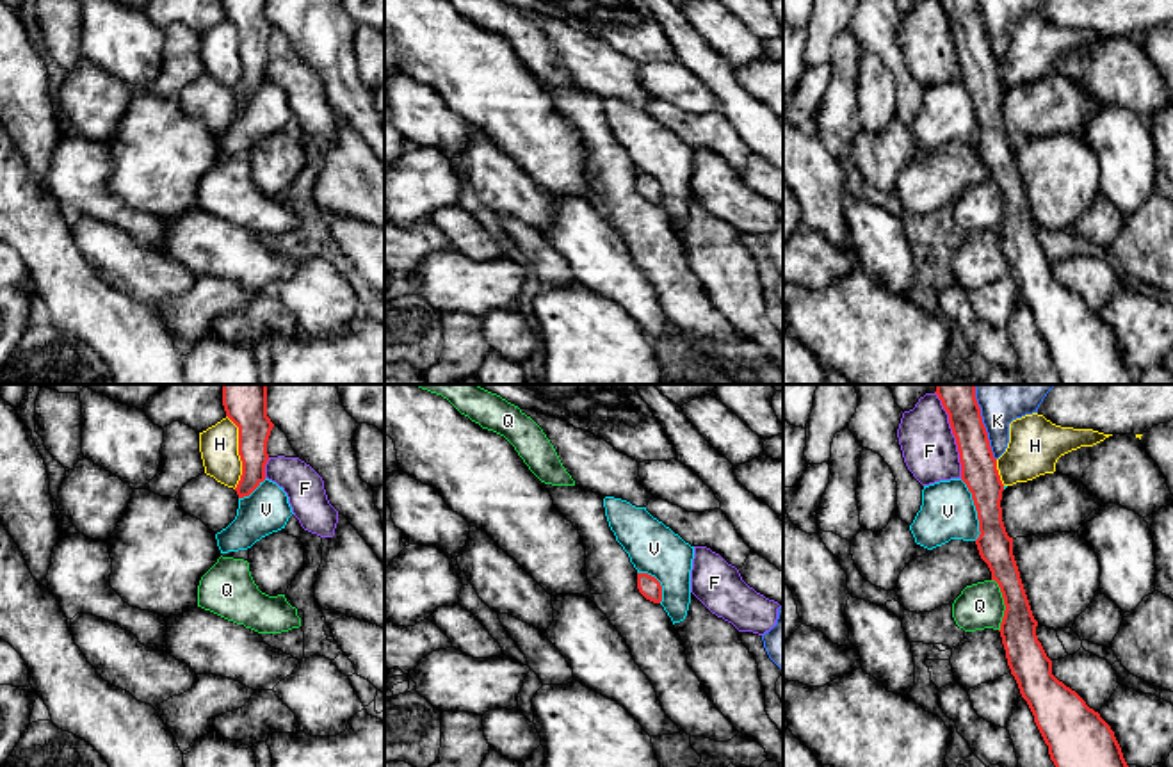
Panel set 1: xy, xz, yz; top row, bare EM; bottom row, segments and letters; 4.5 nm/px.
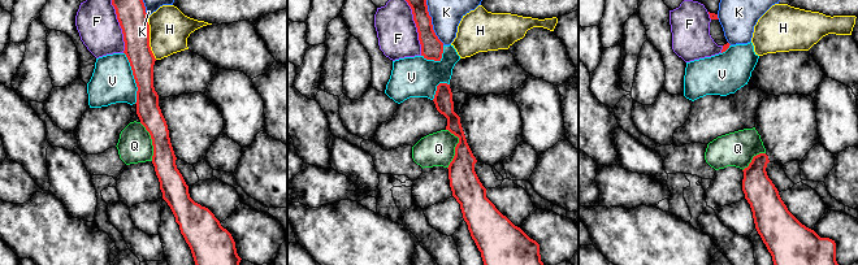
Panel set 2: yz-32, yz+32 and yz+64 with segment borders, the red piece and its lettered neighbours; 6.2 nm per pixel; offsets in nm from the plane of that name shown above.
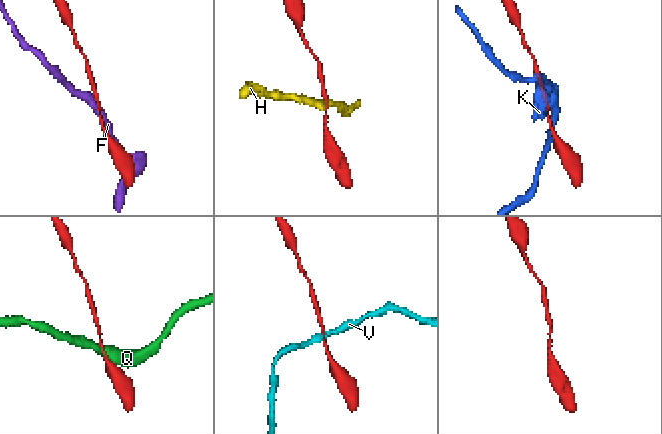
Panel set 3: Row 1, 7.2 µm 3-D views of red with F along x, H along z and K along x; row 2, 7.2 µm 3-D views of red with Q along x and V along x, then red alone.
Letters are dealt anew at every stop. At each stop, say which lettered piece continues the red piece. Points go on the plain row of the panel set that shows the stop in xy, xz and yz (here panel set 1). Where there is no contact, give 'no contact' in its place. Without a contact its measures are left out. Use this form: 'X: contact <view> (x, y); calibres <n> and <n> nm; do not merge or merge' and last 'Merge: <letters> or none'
F: contact yz (954, 38); calibres 160 and 240 nm; do not merge
H: contact xy (239, 54); calibres 160 and 180 nm; do not merge
K: contact yz (985, 31); calibres 160 and 140 nm; do not merge
Q: contact yz (1004, 205); calibres 170 and 200 nm; do not merge
V: contact yz (976, 111); calibres 160 and 240 nm; do not merge
Merge: none

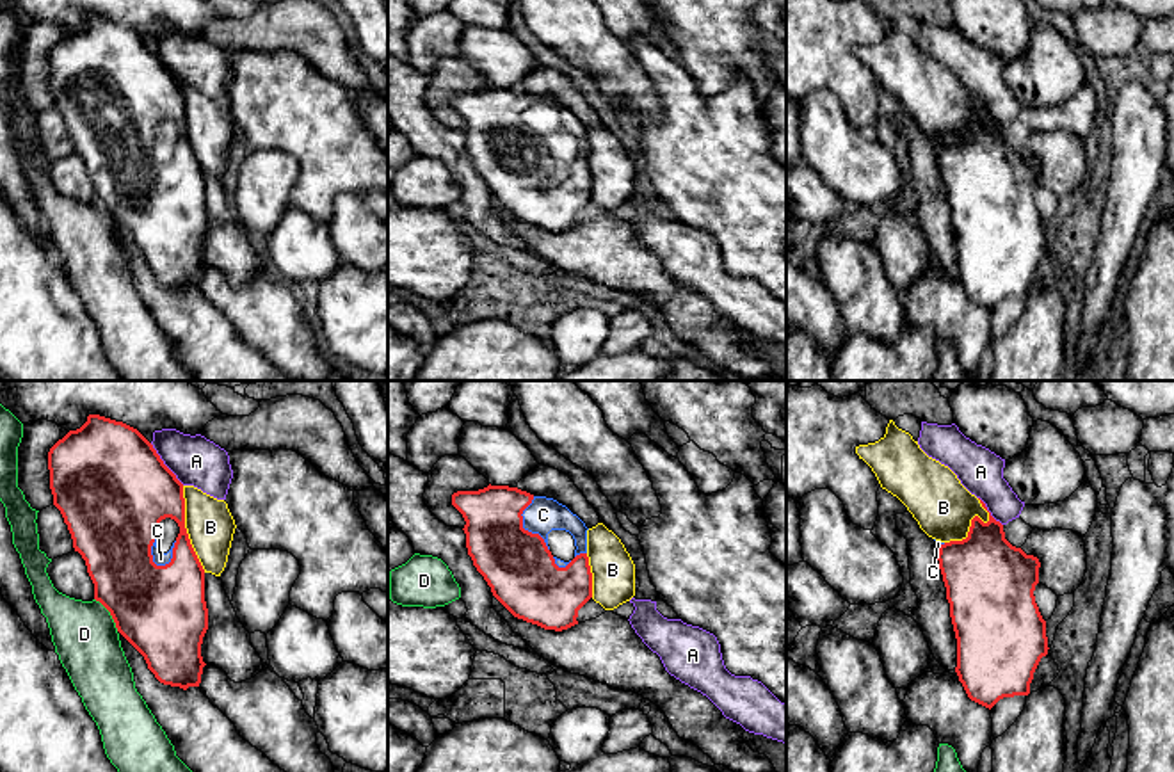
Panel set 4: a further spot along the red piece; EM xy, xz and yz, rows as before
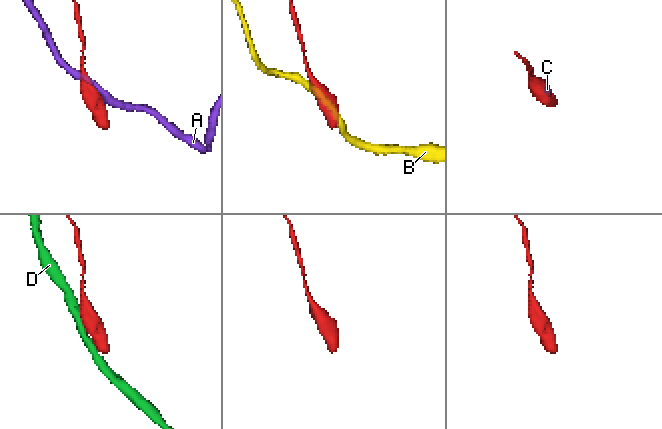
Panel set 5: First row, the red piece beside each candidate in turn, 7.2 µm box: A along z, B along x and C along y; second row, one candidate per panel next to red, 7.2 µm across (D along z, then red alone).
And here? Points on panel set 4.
A: contact xy (164, 66); calibres 500 and 220 nm; do not merge
B: contact xy (185, 130); calibres 300 and 220 nm; do not merge
C: contact xy (150, 150); calibres 420 and 60 nm; merge
D: contact xy (111, 216); calibres 400 and 300 nm; do not merge
Merge: C

